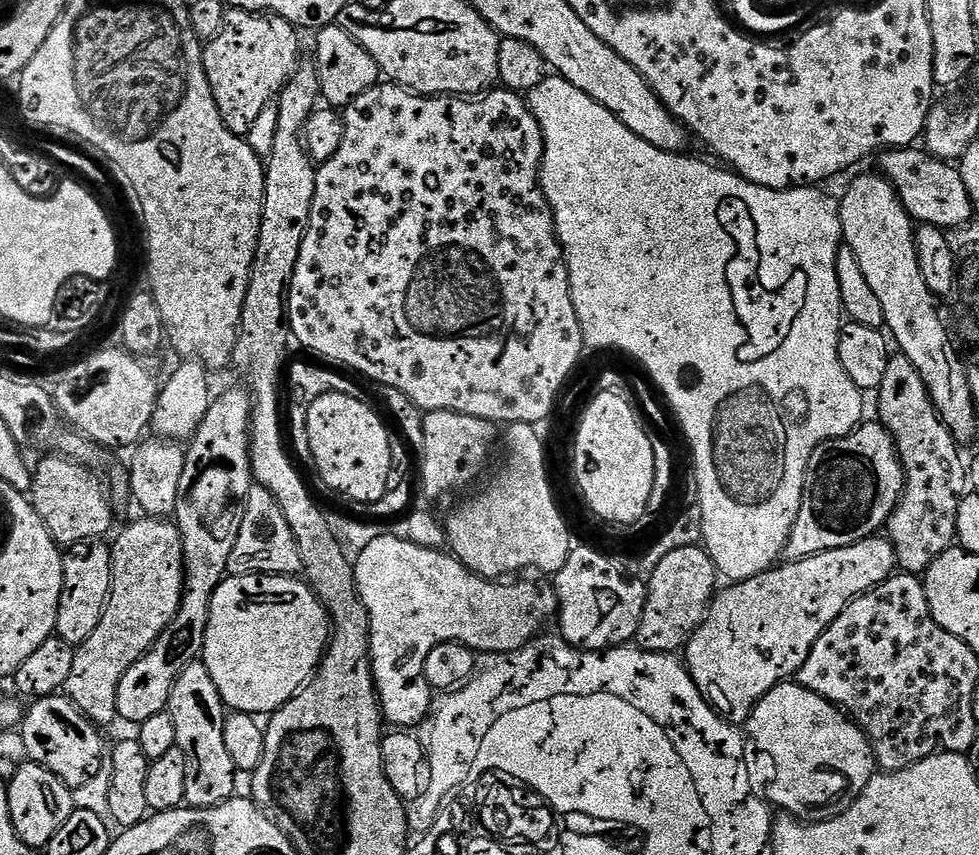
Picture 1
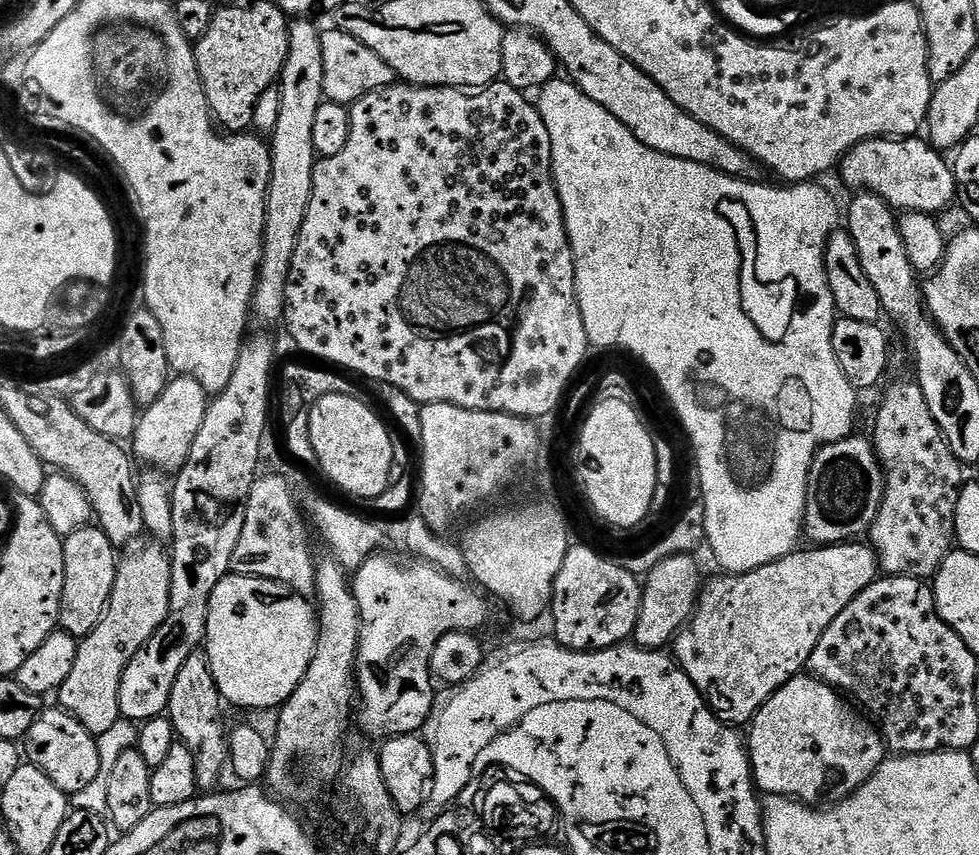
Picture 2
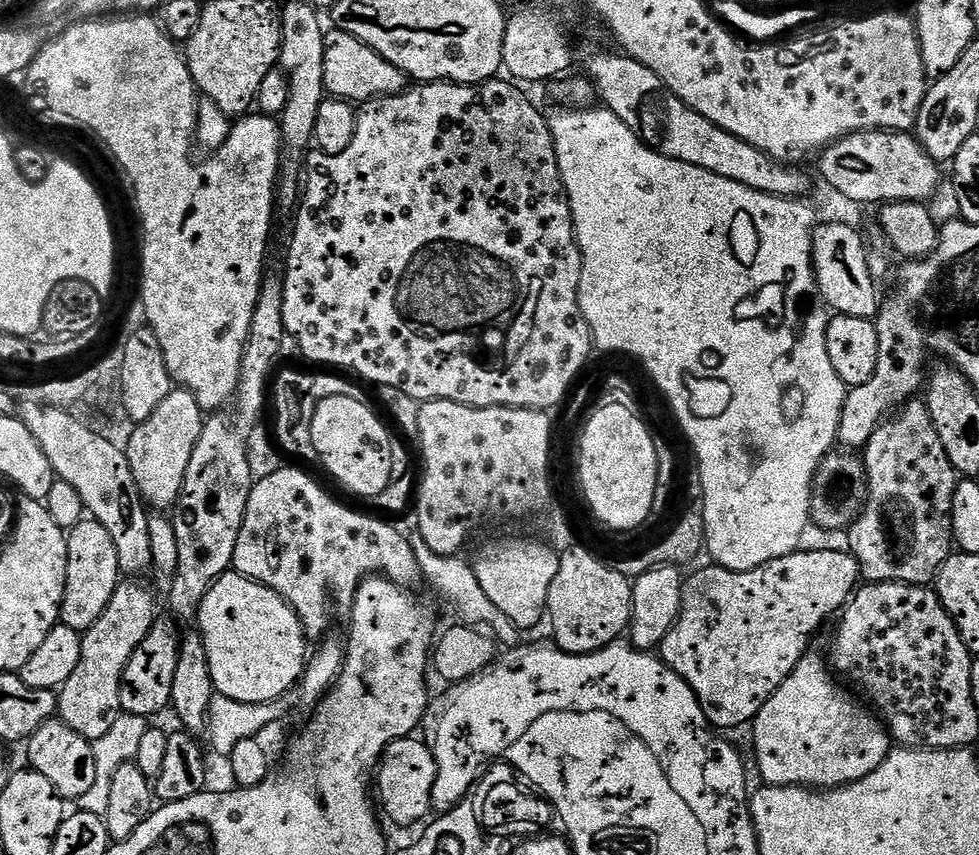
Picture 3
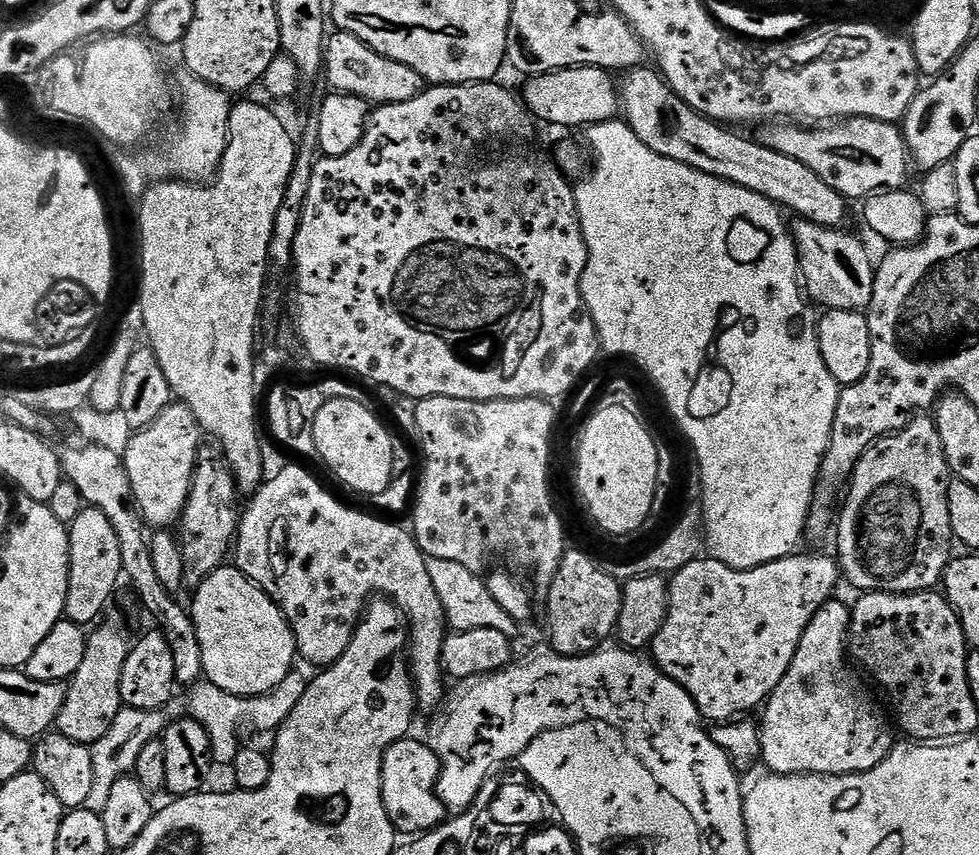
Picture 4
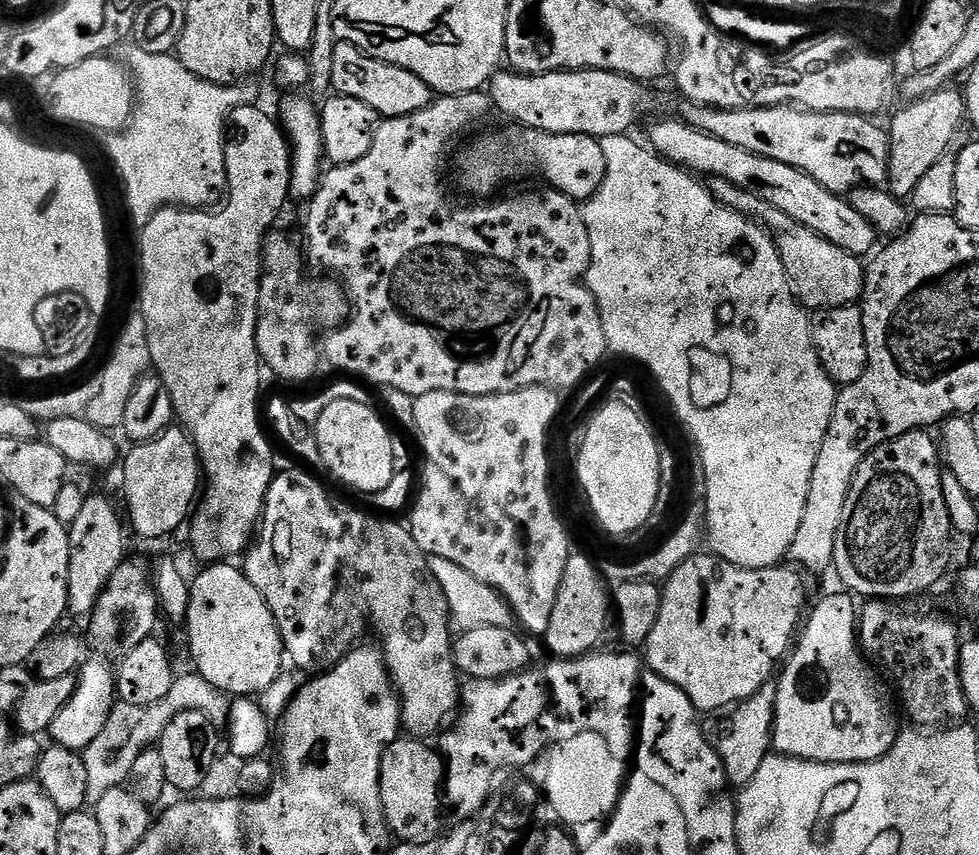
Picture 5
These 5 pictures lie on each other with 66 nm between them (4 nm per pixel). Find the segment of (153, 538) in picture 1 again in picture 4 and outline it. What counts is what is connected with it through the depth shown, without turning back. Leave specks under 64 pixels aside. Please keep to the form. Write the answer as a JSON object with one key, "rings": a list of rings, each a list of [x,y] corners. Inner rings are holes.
{"rings":[[[112,620],[109,624],[103,624],[91,629],[86,646],[86,658],[82,658],[78,674],[74,674],[68,684],[64,705],[54,725],[55,731],[61,732],[66,738],[89,746],[96,744],[98,738],[102,738],[102,734],[106,734],[106,730],[114,726],[114,718],[118,718],[122,707],[122,666],[126,662],[130,647],[130,639],[128,640],[127,634],[124,633],[122,621]]]}

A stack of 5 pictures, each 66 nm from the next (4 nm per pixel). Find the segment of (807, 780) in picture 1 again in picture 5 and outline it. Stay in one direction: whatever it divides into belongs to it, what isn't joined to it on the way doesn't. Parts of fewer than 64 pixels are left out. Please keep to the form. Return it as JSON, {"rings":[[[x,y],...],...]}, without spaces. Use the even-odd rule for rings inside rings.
{"rings":[[[839,591],[811,605],[802,631],[783,665],[784,673],[782,668],[780,680],[778,676],[775,681],[776,713],[772,723],[772,748],[779,755],[793,756],[799,760],[823,764],[865,764],[871,760],[881,760],[892,749],[902,725],[896,721],[896,712],[884,689],[885,681],[881,673],[869,663],[858,643],[857,605],[852,605],[853,597],[847,591]]]}

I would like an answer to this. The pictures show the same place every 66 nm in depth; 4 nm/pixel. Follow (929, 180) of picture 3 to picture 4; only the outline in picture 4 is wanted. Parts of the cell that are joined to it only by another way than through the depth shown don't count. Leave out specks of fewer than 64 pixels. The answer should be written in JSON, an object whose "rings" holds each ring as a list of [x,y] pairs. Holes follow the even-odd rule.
{"rings":[[[861,116],[845,118],[831,126],[801,126],[795,122],[772,122],[763,129],[762,143],[790,158],[798,158],[826,186],[830,186],[845,201],[857,202],[881,191],[905,187],[910,169],[908,147],[904,133],[896,124],[871,120]]]}

